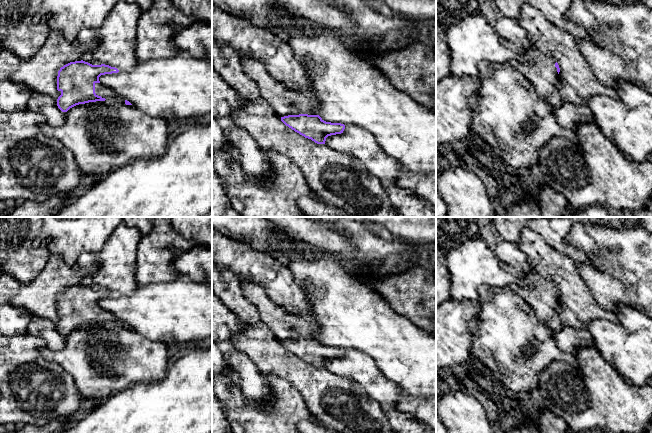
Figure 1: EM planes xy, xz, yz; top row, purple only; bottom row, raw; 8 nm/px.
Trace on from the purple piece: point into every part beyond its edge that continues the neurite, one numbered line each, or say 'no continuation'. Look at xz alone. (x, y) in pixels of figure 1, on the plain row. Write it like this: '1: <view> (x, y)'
1: xz (284, 325)

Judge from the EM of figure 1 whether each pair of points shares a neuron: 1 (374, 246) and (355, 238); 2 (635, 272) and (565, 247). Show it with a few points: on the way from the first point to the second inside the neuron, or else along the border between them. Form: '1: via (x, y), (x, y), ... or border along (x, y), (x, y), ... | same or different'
1: via (369, 246), (360, 238) | same
2: border along (567, 239), (584, 252), (589, 264) | different

